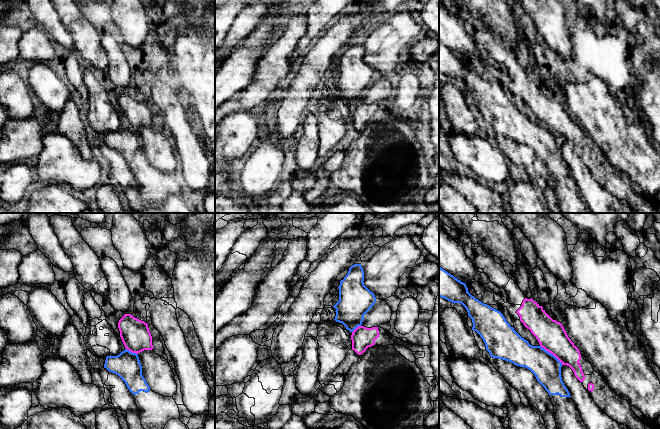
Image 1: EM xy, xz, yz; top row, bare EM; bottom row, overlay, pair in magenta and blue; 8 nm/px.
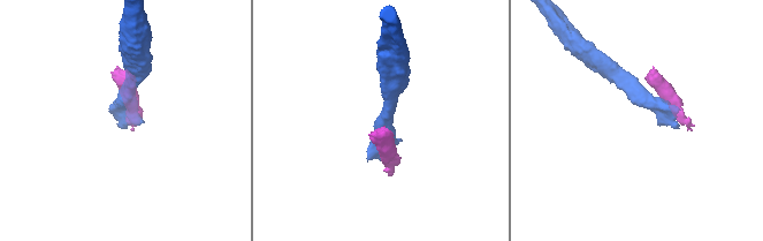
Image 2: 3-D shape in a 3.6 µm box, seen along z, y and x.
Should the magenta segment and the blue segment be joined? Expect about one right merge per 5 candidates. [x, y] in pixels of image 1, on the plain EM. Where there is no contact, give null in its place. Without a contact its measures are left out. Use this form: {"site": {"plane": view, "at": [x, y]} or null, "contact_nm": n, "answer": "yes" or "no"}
{"site": {"plane": "yz", "at": [551, 129]}, "contact_nm": 240, "answer": "no"}

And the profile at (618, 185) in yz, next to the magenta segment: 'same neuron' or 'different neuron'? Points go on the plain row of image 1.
same neuron

